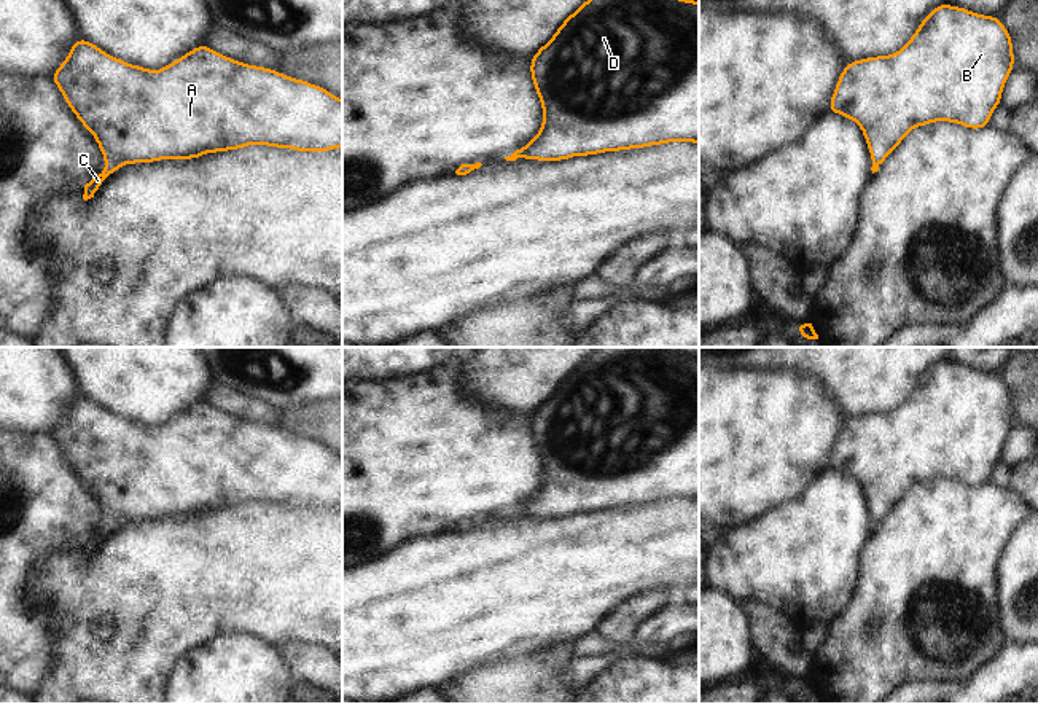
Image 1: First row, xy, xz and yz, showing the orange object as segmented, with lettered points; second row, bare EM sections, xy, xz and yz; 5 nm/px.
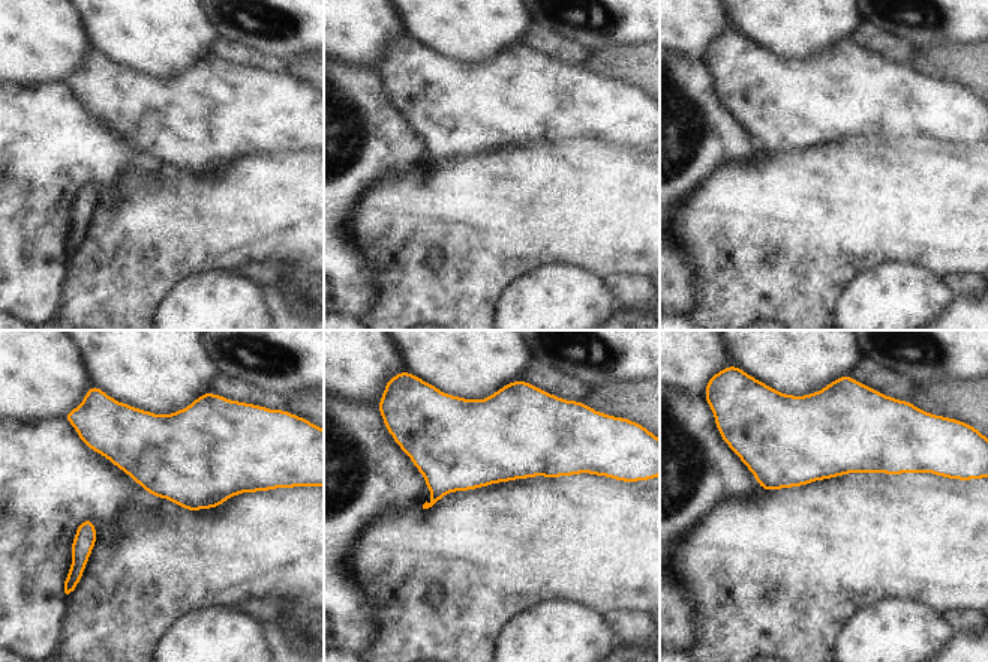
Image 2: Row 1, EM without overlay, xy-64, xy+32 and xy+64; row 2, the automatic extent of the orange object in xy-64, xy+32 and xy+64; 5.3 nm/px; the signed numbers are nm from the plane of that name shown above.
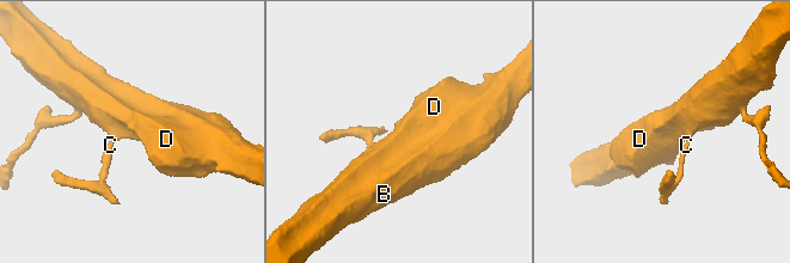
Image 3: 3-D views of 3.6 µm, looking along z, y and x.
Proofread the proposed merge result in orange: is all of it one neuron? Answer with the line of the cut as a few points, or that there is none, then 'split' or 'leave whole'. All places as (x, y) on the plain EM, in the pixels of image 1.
no cut; leave whole

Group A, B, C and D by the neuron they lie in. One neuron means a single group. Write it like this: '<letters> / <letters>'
A B C D

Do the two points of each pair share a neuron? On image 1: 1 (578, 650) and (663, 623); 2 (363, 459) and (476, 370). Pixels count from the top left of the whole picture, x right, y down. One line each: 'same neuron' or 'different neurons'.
1: different neurons
2: different neurons

